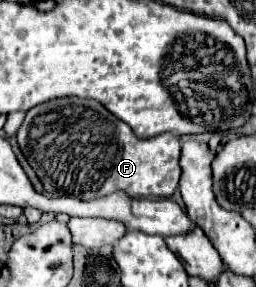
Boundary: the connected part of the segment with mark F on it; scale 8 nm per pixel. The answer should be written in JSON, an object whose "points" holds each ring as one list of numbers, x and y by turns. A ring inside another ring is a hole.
{"points":[[57,98,31,108,17,132,17,142,27,162,43,182,45,192,53,196,73,196,79,200,95,200,117,190,133,198,169,198,179,186,181,142,173,134,157,134,153,138,137,138,129,124,115,118,97,100]]}

